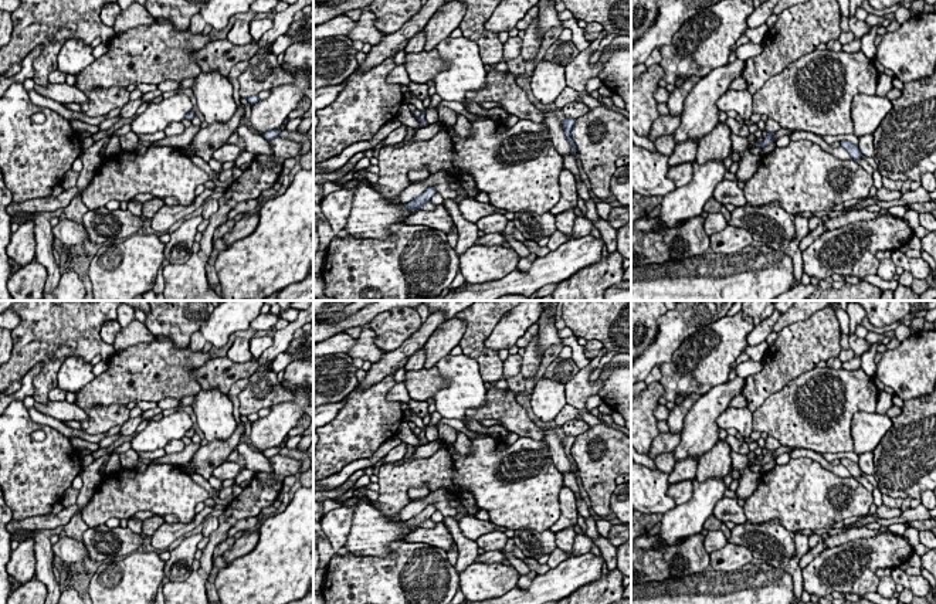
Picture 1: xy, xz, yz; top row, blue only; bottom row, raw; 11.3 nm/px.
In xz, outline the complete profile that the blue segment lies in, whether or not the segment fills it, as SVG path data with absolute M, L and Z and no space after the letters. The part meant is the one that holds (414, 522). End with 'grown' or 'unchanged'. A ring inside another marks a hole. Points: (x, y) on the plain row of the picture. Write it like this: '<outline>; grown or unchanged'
M428 505L424 510L421 510L417 516L411 518L410 520L404 522L406 526L410 526L411 529L418 529L420 525L430 519L431 515L435 512L434 505Z; unchanged

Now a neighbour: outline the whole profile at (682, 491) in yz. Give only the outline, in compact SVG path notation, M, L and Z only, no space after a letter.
M685 479L669 485L668 495L675 500L676 505L689 502L693 495L693 481Z

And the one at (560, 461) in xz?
M543 430L542 440L547 444L553 465L557 468L560 475L563 475L566 472L572 474L572 464L570 464L569 458L566 457L564 448L560 444L557 435L550 430Z

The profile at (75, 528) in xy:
M75 513L71 520L64 526L64 532L68 537L82 542L84 532L88 530L88 525L82 520L81 513Z

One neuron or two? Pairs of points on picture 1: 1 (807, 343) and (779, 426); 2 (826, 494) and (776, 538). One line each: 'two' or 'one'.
1: two
2: two

